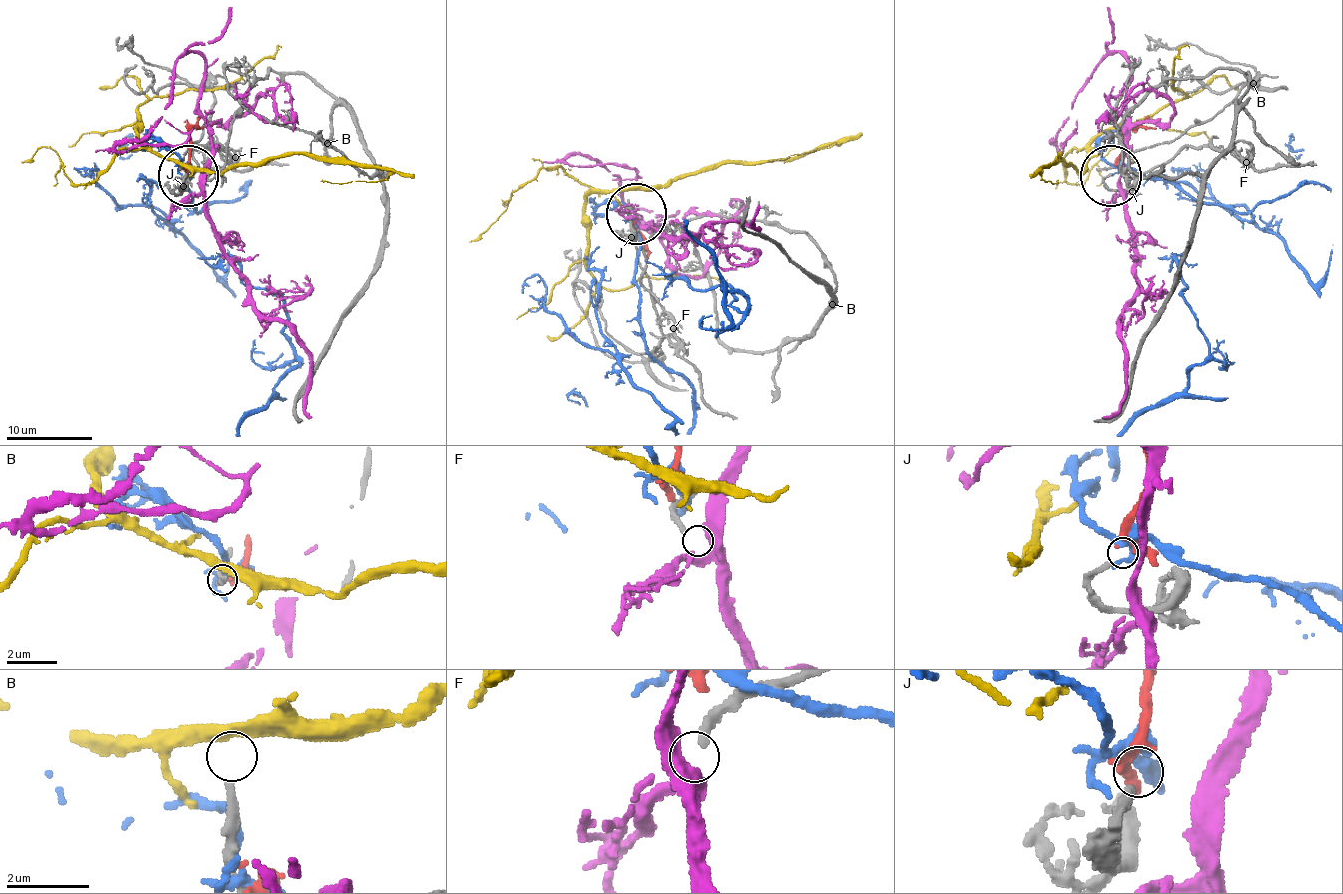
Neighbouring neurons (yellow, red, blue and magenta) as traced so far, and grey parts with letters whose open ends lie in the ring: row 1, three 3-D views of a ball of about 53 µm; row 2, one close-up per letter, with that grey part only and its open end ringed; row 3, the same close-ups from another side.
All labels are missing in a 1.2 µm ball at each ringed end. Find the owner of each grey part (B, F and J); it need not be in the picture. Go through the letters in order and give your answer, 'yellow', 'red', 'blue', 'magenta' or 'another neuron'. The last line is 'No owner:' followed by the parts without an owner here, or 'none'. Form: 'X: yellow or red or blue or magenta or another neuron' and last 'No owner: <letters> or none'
B: another neuron
F: magenta
J: another neuron
No owner: B, J

